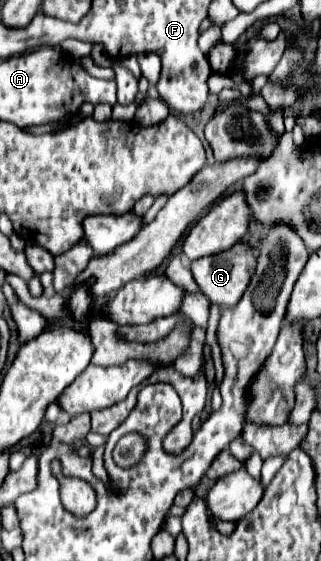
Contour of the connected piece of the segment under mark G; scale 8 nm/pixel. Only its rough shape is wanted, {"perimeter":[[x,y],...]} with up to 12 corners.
{"perimeter":[[242,242],[190,264],[202,294],[222,308],[240,300],[252,268]]}

